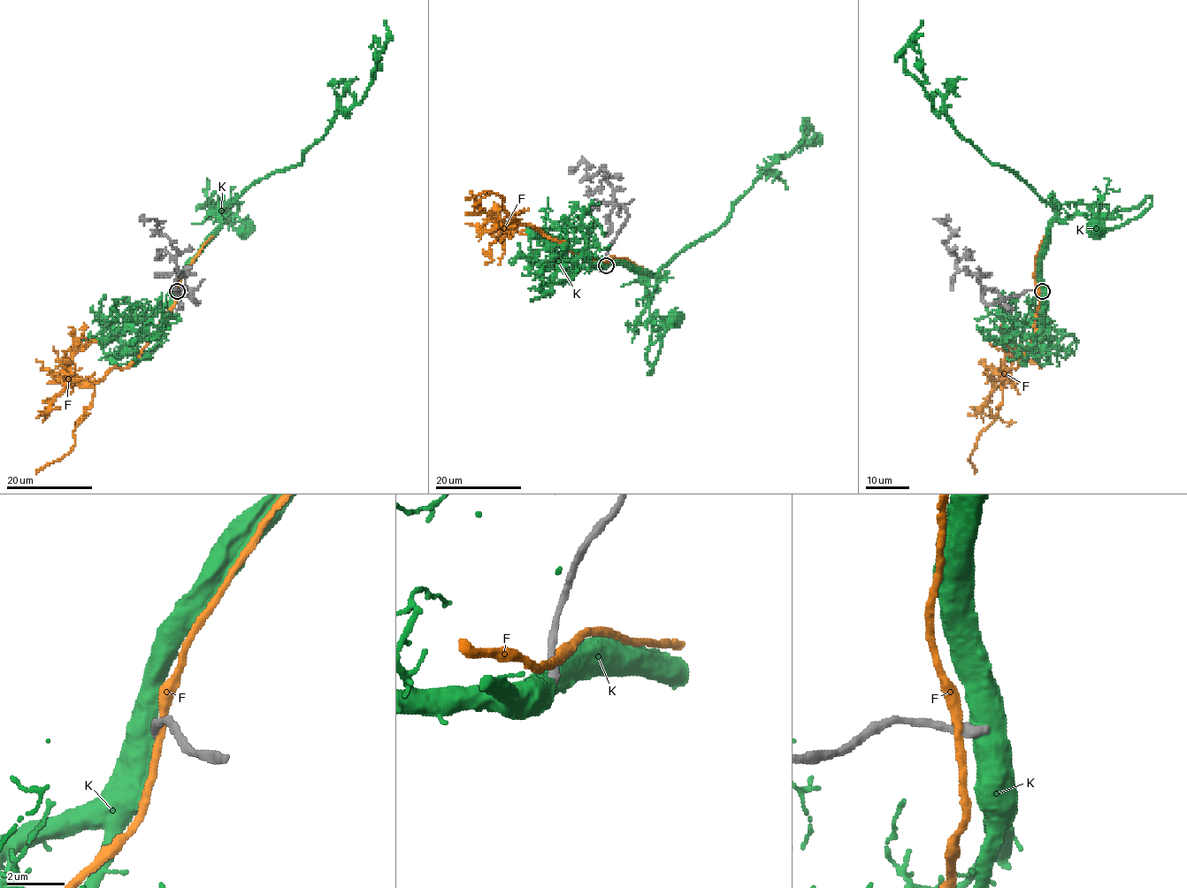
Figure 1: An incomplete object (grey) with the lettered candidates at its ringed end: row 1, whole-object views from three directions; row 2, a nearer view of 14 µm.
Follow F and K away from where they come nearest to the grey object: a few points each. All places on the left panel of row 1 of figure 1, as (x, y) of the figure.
F: (177, 292), (174, 304), (140, 355), (93, 385), (91, 404), (74, 428), (74, 446), (35, 472)
K: (176, 292), (178, 278), (218, 223), (222, 195), (218, 206), (234, 228), (245, 229)

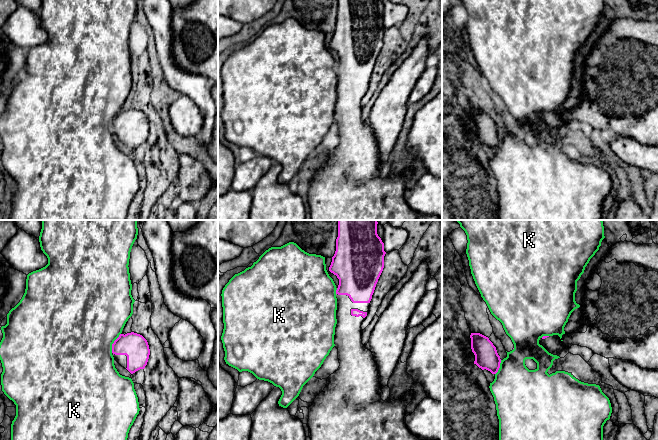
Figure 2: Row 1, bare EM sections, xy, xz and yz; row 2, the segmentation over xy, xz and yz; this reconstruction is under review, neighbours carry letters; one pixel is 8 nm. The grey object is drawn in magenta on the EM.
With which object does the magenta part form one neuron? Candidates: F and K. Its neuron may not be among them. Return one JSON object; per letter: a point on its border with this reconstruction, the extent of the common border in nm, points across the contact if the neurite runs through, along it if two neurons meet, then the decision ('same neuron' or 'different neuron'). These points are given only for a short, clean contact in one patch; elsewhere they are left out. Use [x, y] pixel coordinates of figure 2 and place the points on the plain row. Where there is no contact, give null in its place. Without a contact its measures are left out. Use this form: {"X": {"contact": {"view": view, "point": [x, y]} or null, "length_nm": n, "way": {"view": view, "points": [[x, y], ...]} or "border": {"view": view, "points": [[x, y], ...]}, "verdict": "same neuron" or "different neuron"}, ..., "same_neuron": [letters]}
{"F": {"contact": null, "verdict": "different neuron"}, "K": {"contact": {"view": "xy", "point": [113, 119]}, "length_nm": 180, "verdict": "different neuron"}, "same_neuron": []}

